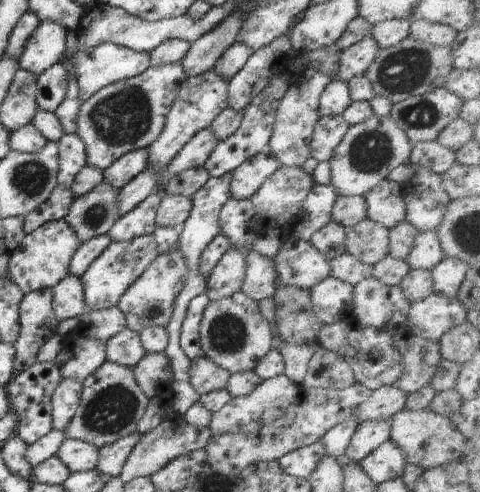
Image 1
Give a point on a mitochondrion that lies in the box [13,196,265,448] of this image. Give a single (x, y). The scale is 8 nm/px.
(113, 408)

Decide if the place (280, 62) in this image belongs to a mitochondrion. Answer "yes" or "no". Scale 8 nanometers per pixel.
no

